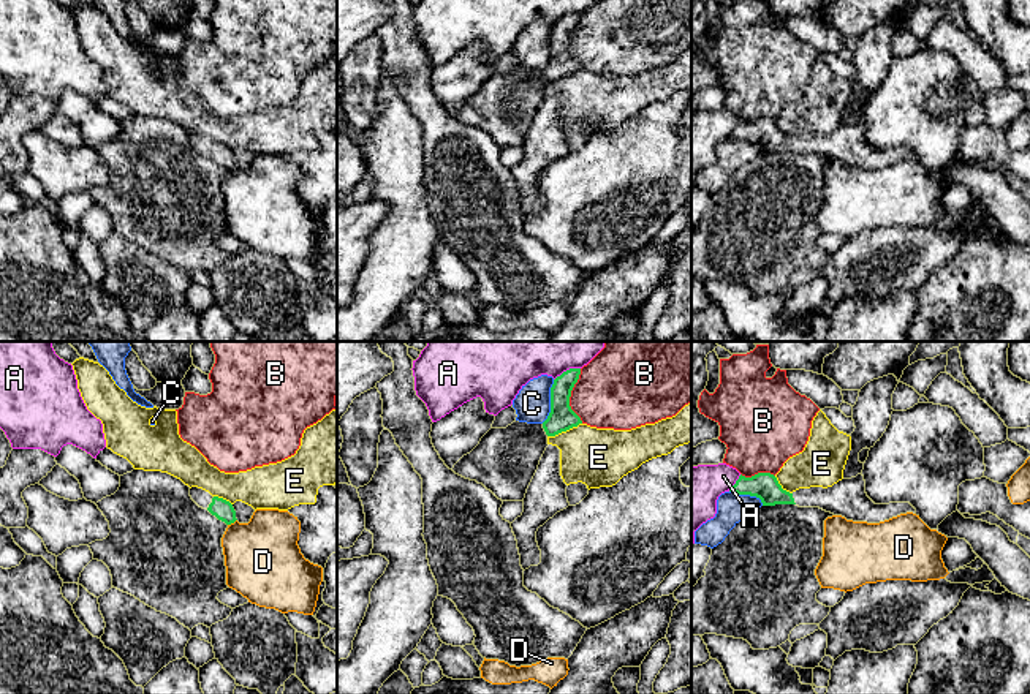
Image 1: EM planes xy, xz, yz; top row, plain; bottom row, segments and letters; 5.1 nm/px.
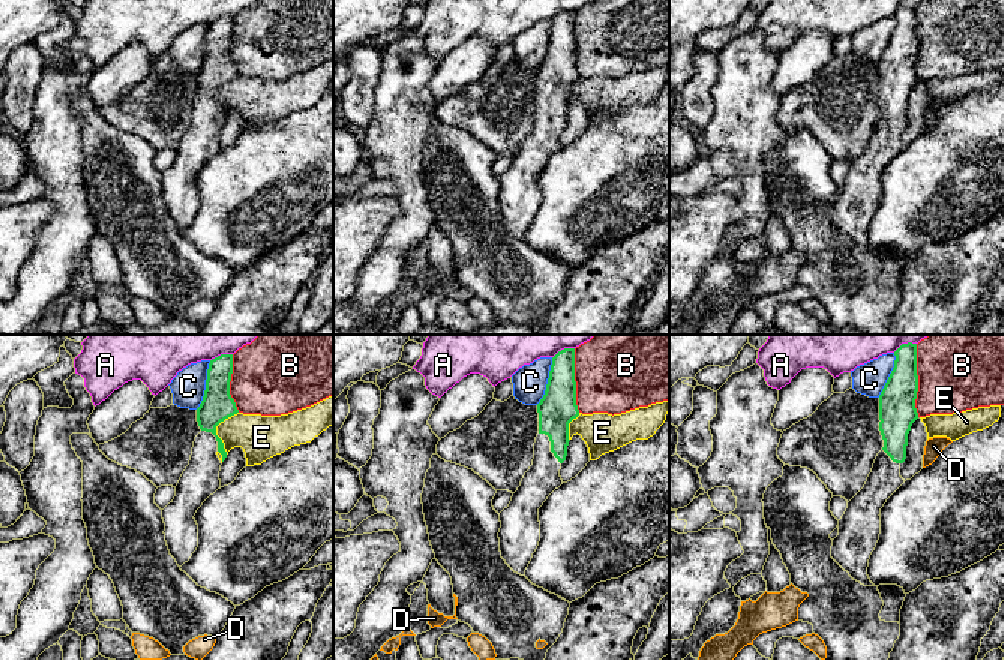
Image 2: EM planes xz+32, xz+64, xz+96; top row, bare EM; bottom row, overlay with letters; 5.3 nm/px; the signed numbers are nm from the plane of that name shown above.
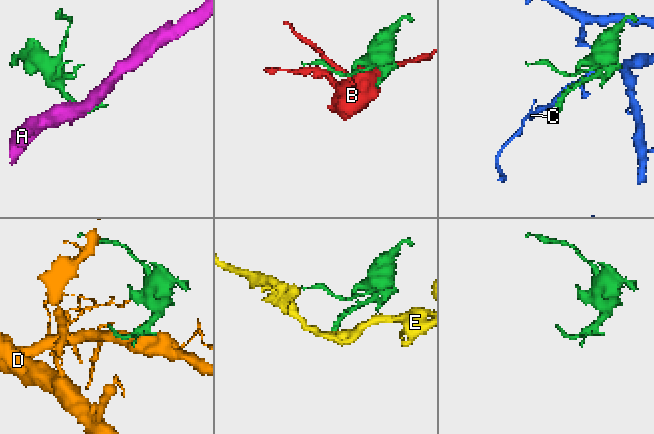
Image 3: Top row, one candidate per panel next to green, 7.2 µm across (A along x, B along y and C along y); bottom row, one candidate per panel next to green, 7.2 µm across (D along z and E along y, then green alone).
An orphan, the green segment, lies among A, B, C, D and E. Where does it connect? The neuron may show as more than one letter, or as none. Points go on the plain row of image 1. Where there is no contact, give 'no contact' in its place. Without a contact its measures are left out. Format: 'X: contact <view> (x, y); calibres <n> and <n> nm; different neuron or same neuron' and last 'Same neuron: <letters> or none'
A: contact xz (567, 16); calibres 140 and 160 nm; different neuron
B: contact xz (570, 41); calibres 140 and 380 nm; different neuron
C: contact xz (551, 48); calibres 140 and 180 nm; different neuron
D: contact xy (231, 168); calibres 100 and 380 nm; different neuron
E: contact xz (564, 76); calibres 140 and 300 nm; different neuron
Same neuron: none

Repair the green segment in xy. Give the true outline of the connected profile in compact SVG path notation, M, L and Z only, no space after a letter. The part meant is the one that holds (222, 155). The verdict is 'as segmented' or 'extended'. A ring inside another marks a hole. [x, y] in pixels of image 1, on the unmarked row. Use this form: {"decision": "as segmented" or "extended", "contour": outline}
{"decision": "extended", "contour": "M198 133L190 134L190 142L199 153L207 155L212 161L226 171L231 171L237 166L236 157L229 147L212 142L209 138Z"}

